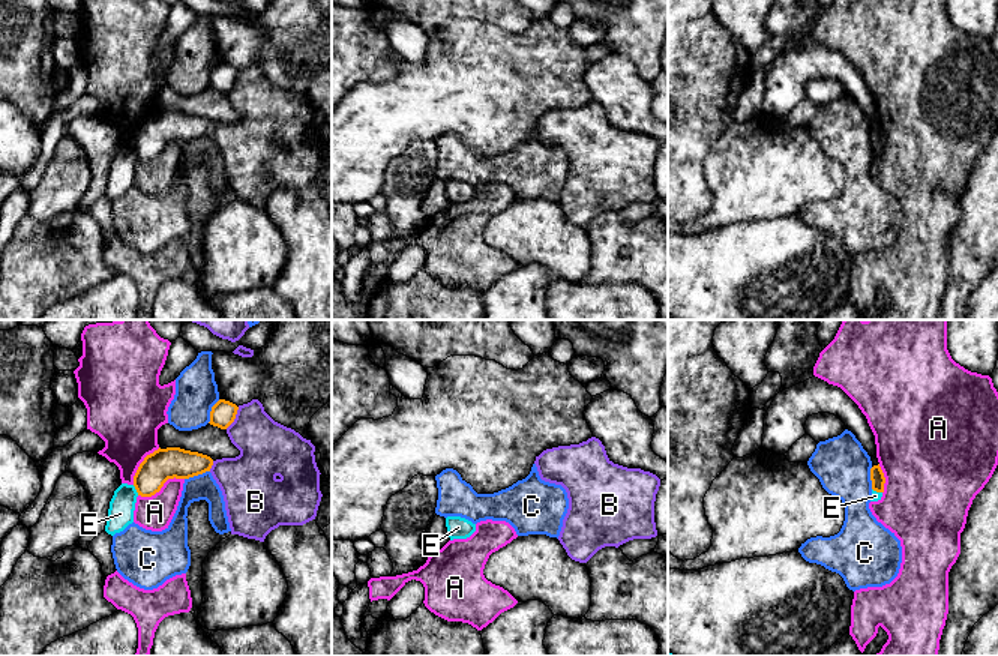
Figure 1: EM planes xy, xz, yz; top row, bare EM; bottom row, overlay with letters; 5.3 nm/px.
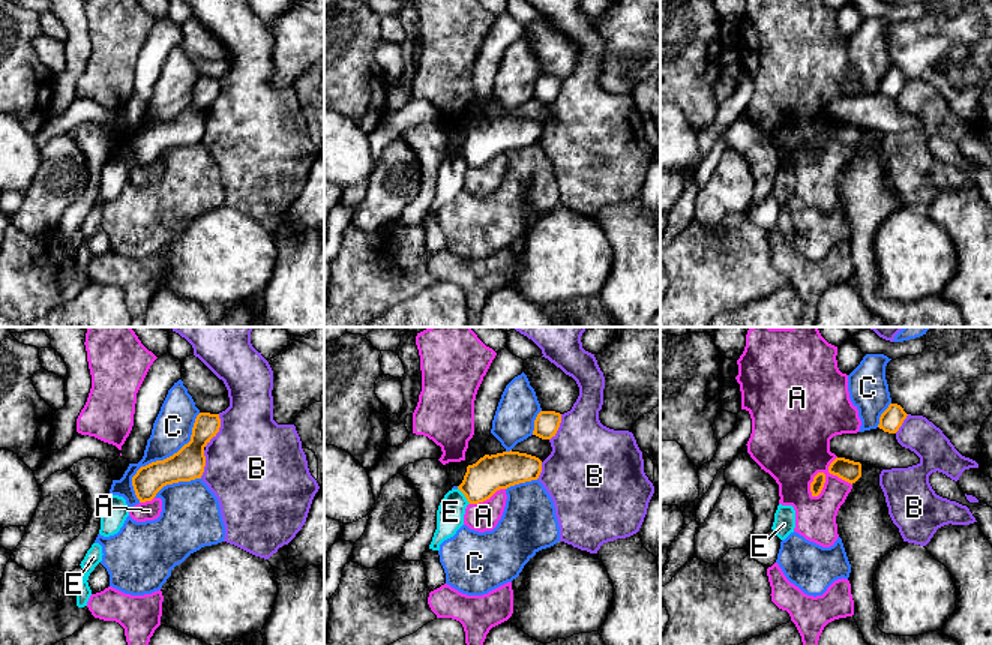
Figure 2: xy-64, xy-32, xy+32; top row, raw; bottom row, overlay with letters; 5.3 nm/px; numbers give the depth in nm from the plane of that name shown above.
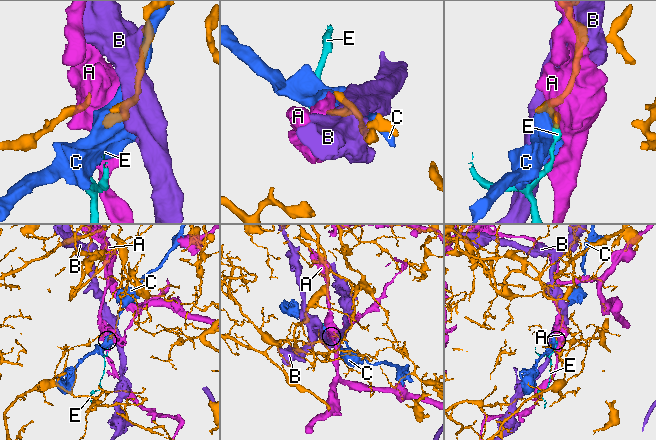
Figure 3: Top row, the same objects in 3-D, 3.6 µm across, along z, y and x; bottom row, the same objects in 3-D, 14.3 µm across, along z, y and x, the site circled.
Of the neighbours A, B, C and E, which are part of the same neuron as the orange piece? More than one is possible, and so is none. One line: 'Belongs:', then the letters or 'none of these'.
Belongs: none of these

